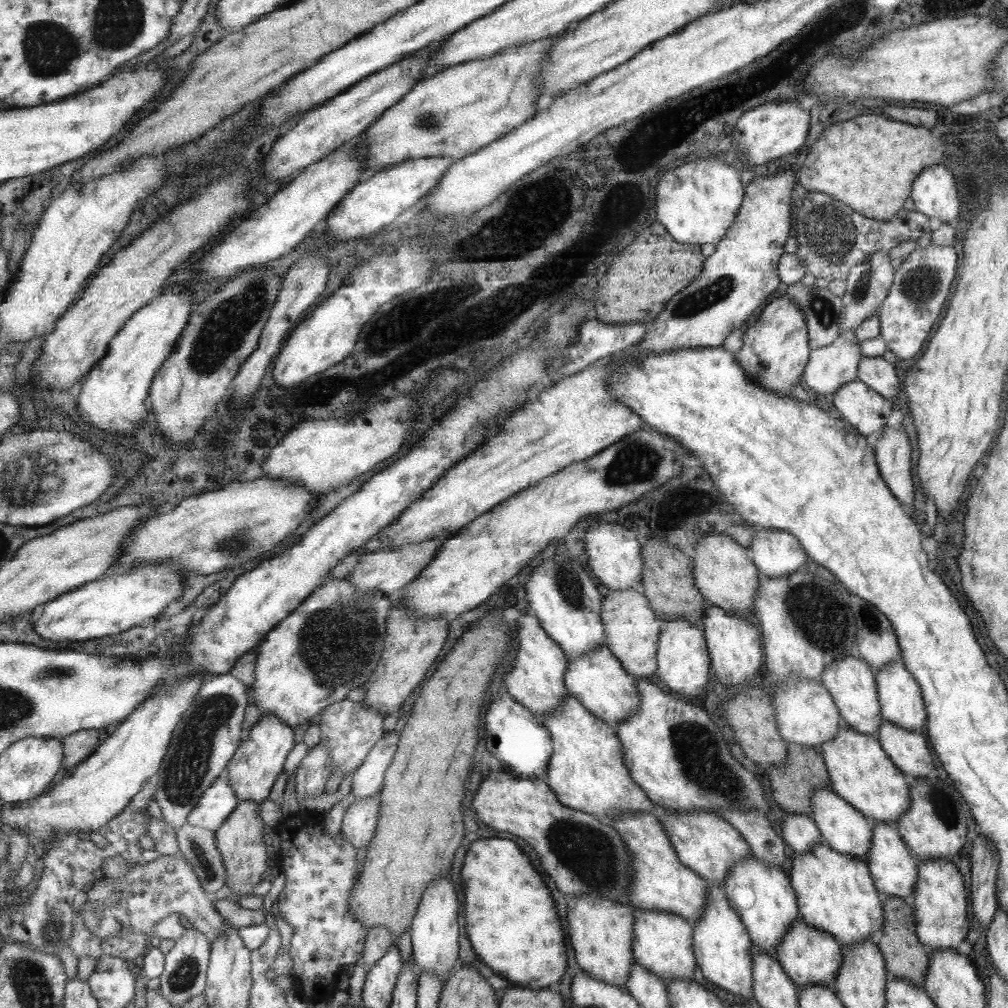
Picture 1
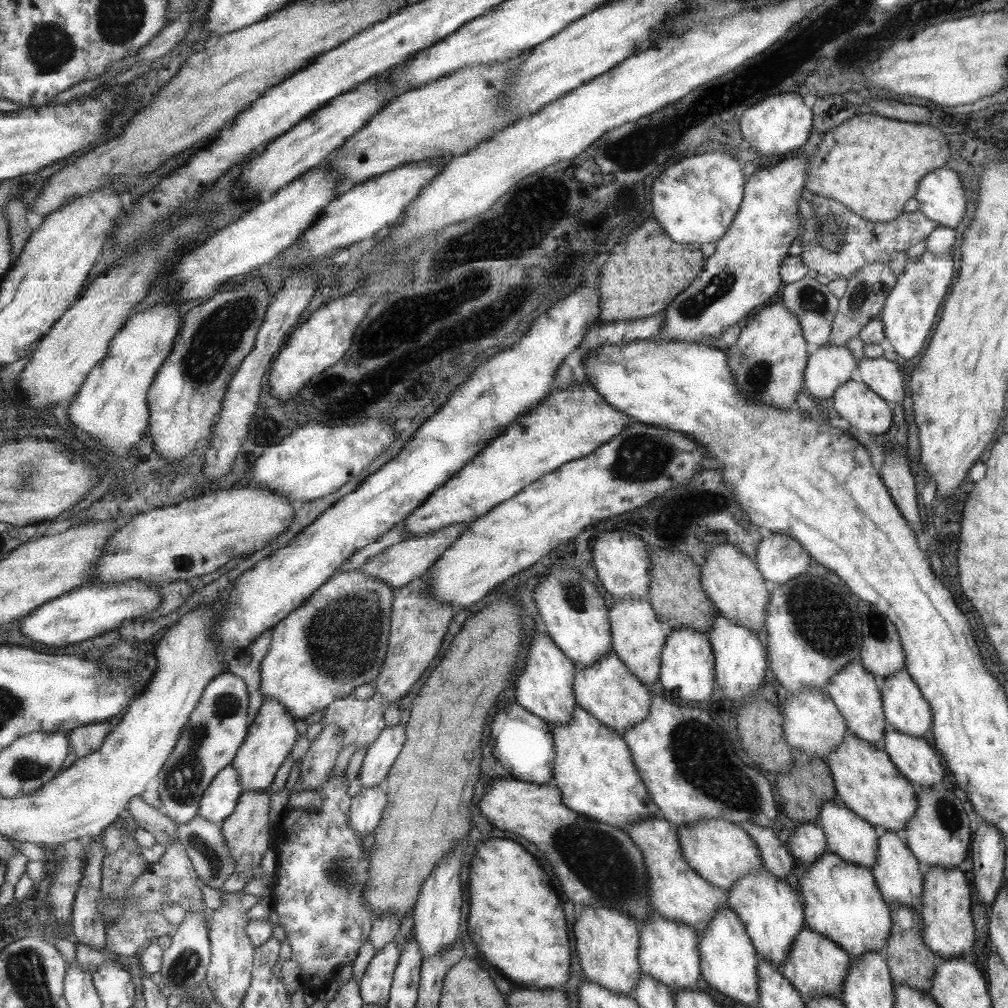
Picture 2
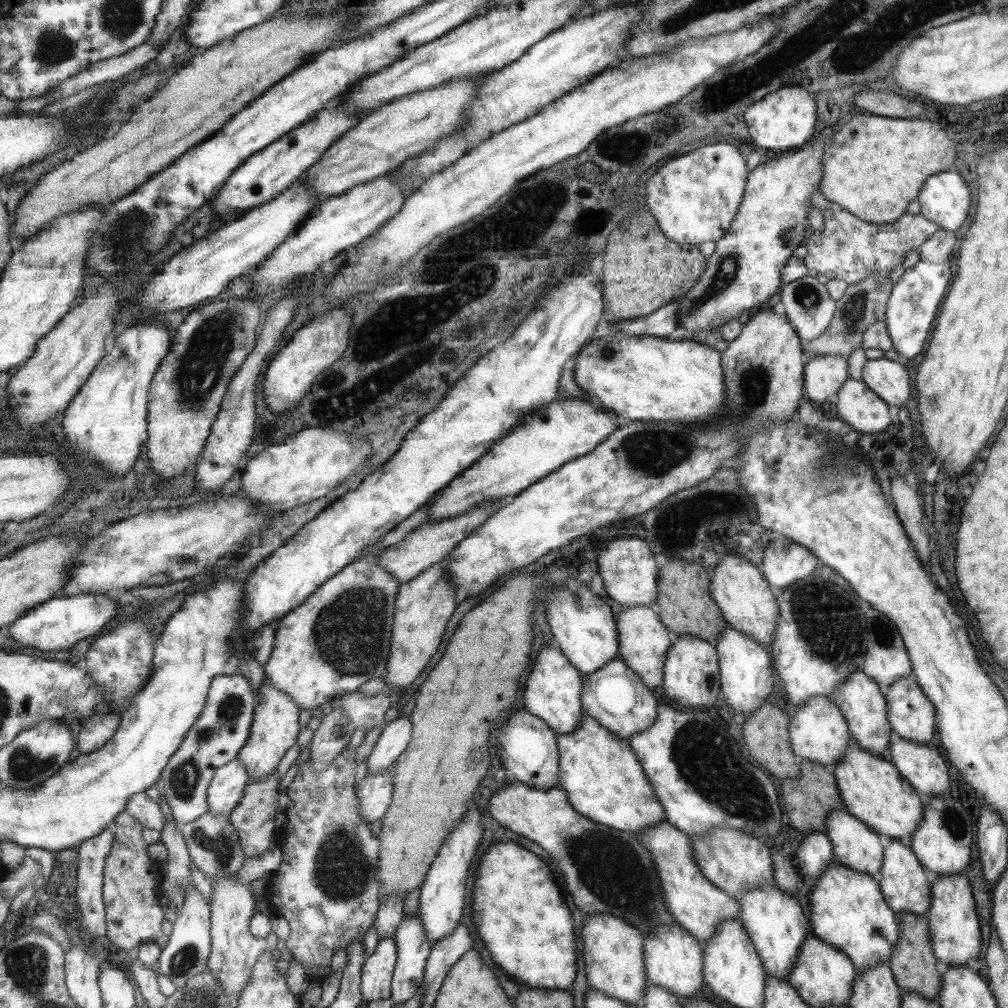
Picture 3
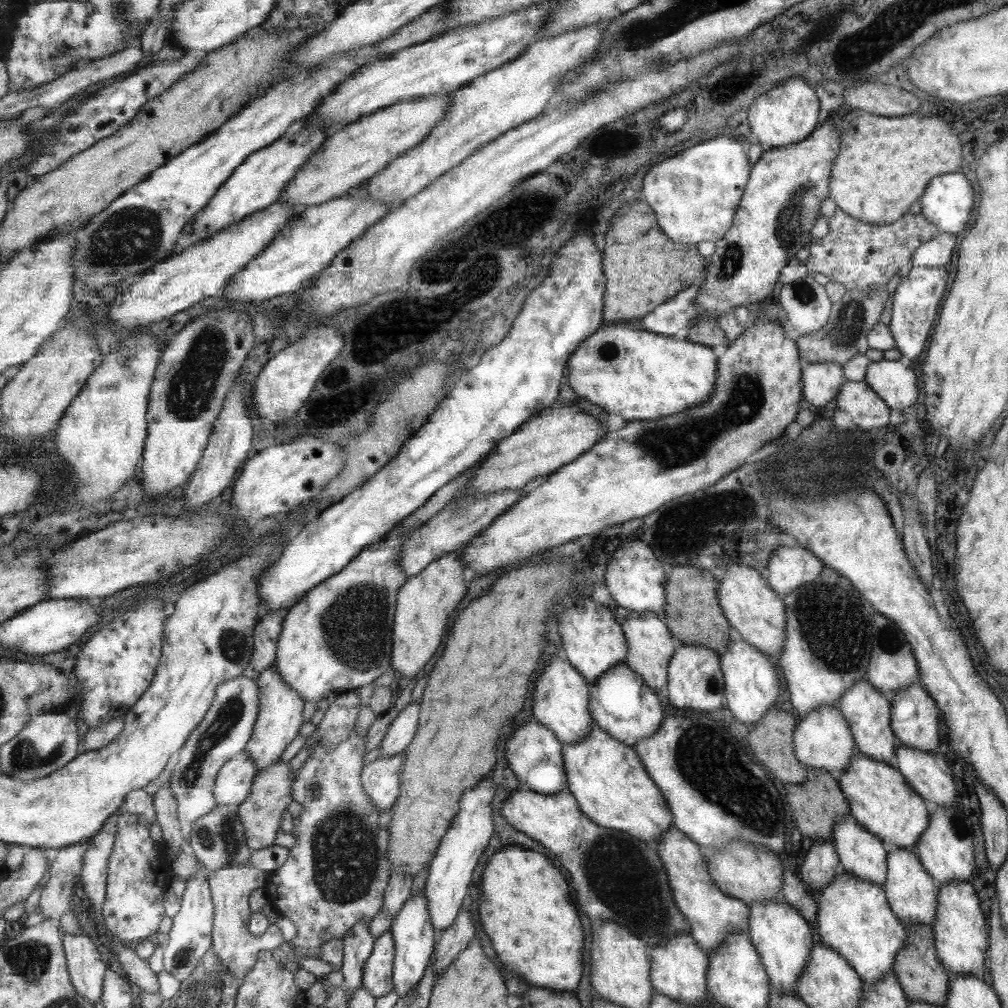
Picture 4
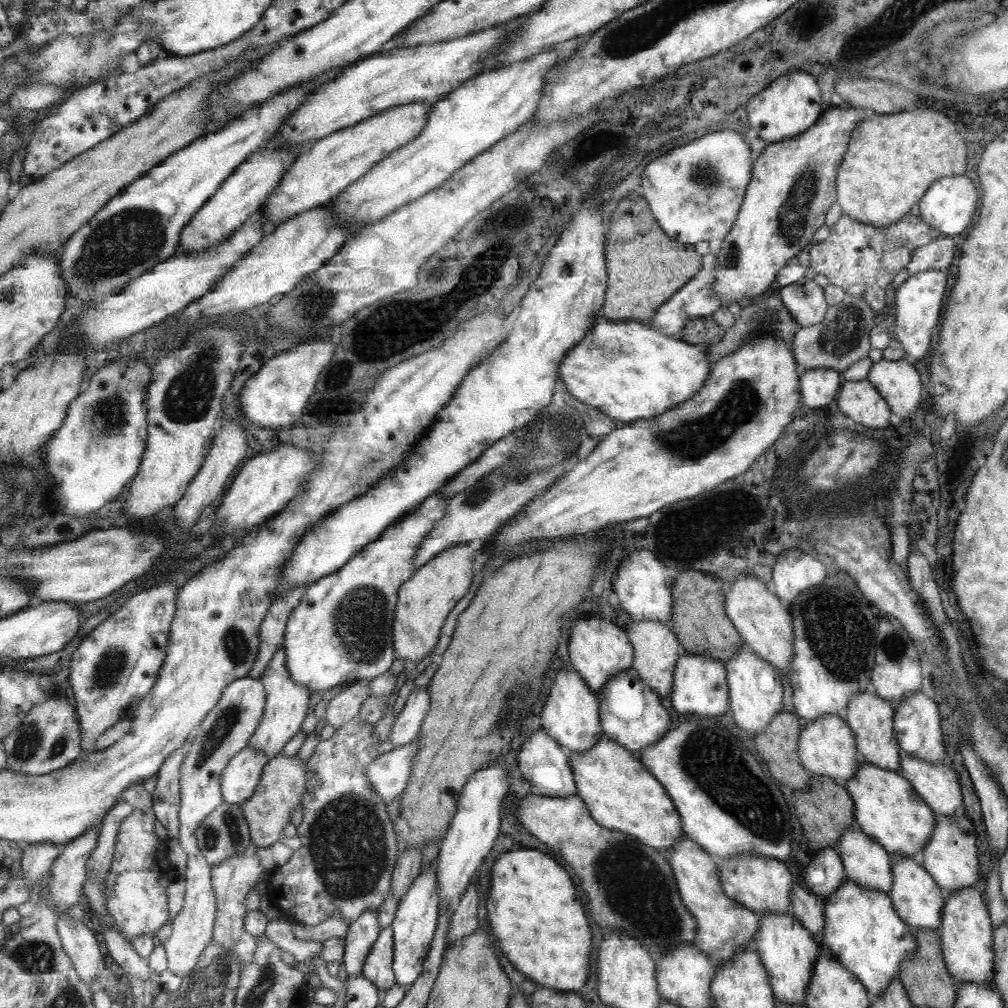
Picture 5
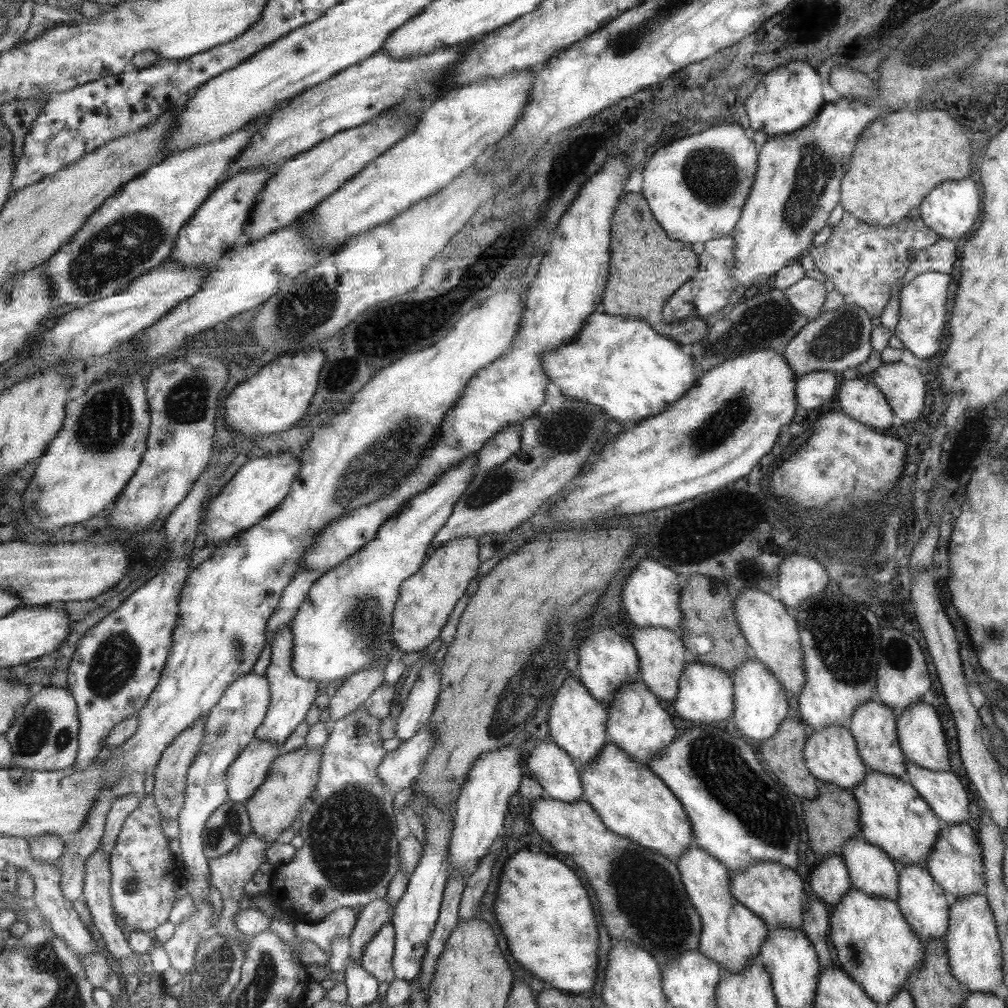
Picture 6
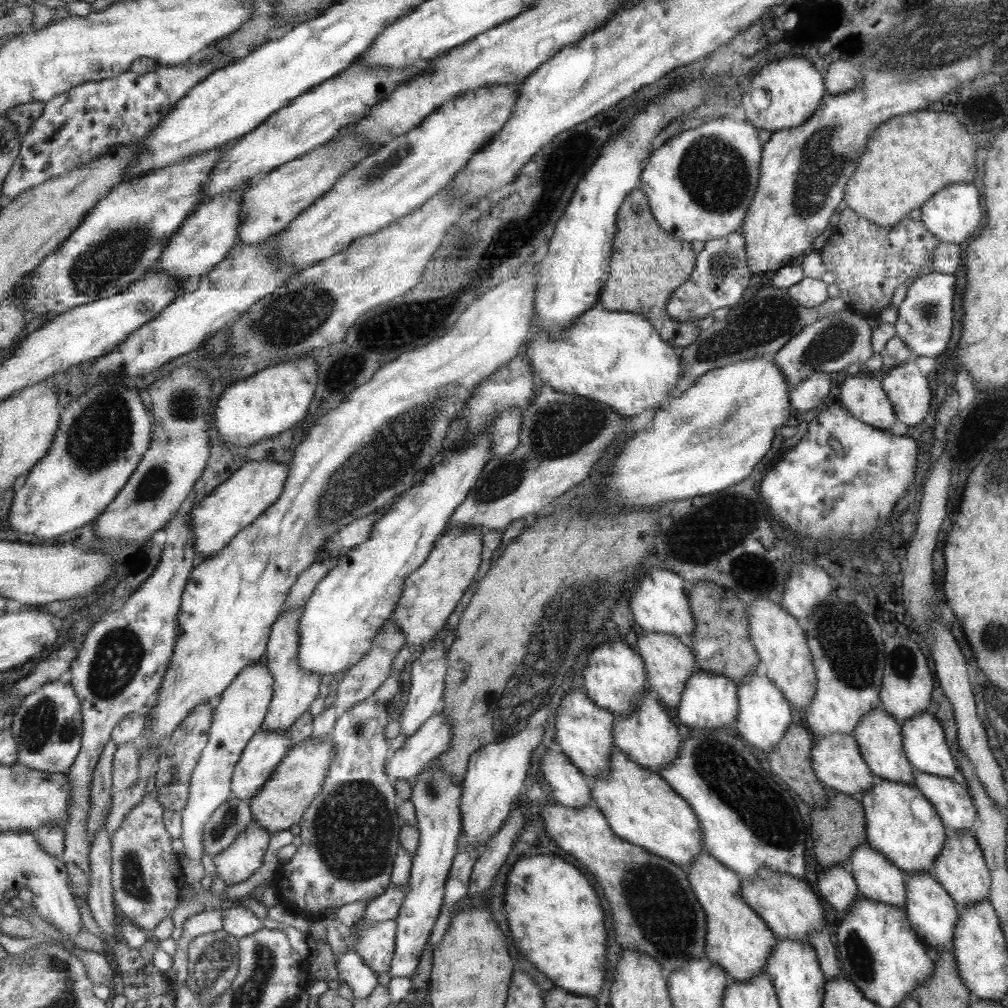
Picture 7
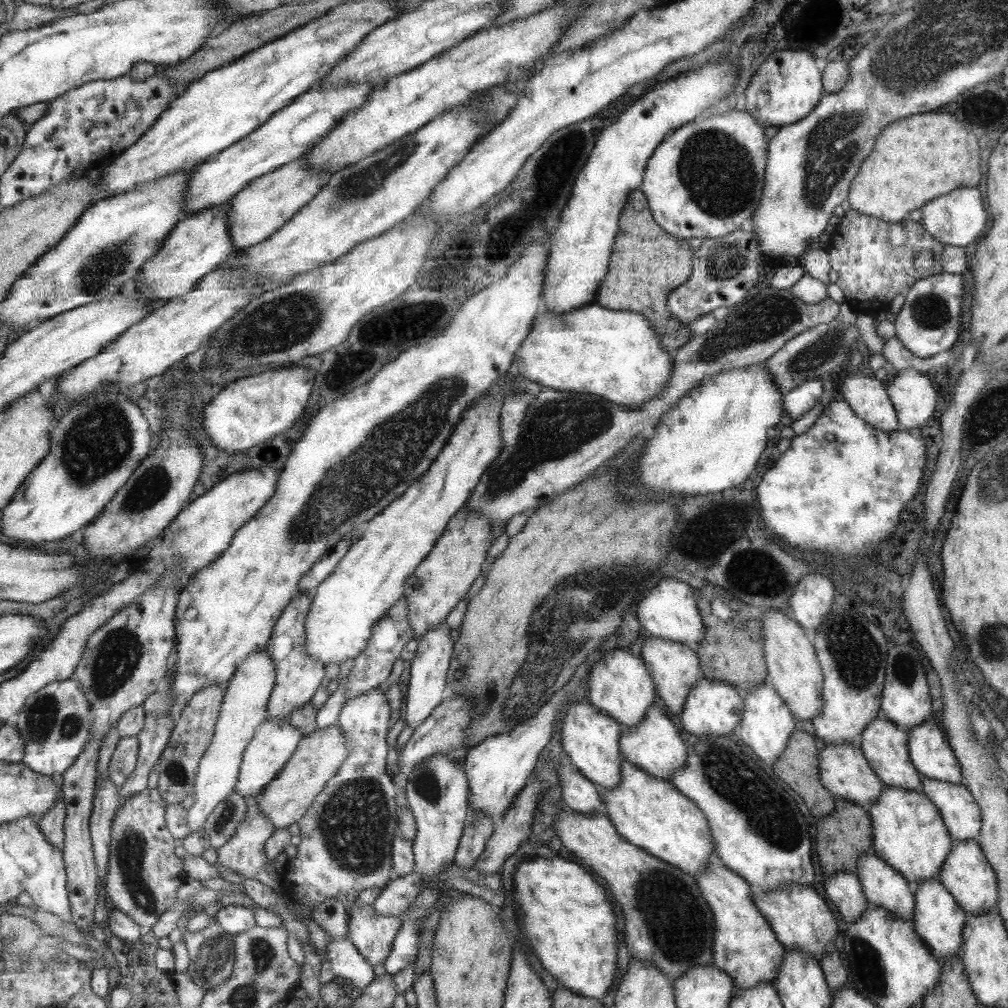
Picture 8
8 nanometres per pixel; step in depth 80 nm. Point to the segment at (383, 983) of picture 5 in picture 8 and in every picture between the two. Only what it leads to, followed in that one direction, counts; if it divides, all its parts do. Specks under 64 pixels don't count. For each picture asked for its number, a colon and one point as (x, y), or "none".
6: (378, 956)
7: (375, 941)
8: (372, 933)

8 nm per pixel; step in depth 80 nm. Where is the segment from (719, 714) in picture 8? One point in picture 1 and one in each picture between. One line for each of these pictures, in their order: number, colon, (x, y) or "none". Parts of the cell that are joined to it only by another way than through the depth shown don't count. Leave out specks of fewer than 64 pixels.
1: (682, 663)
2: (686, 671)
3: (690, 679)
4: (694, 680)
5: (698, 688)
6: (705, 695)
7: (709, 701)

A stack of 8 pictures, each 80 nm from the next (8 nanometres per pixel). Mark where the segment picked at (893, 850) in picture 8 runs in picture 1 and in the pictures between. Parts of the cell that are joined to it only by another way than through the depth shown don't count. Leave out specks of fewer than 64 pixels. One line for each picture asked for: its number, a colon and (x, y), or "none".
1: (860, 772)
2: (866, 781)
3: (872, 789)
4: (881, 801)
5: (888, 810)
6: (893, 816)
7: (901, 824)

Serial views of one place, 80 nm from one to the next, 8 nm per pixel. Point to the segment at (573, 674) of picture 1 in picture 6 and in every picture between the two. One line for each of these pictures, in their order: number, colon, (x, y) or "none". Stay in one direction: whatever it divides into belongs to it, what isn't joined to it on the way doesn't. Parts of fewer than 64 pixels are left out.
2: (609, 691)
3: (614, 696)
4: (621, 704)
5: (631, 715)
6: (638, 726)

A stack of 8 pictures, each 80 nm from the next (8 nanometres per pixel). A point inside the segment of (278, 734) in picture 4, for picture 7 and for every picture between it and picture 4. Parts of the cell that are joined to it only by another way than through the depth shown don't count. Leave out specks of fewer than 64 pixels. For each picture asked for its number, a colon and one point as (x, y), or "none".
5: (287, 709)
6: (293, 696)
7: (296, 689)

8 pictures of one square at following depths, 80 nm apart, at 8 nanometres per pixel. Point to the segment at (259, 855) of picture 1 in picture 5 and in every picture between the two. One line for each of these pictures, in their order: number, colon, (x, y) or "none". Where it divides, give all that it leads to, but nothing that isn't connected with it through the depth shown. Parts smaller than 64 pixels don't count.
2: (246, 831)
3: (254, 820)
4: (262, 813)
5: (284, 782)

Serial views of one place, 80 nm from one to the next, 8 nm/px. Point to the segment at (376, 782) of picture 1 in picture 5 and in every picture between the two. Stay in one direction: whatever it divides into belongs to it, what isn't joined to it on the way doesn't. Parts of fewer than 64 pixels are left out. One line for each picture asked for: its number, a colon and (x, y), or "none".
2: (383, 754)
3: (395, 739)
4: (402, 731)
5: (408, 725)

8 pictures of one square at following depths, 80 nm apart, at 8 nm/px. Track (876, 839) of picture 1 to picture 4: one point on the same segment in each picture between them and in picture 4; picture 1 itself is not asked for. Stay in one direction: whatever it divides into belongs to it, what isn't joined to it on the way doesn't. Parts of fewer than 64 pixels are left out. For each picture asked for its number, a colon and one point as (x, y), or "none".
2: (899, 876)
3: (906, 885)
4: (912, 893)

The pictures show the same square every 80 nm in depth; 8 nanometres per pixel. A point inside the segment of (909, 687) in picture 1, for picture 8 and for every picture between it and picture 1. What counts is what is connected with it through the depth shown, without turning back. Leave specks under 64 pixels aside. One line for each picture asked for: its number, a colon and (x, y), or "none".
2: (904, 709)
3: (911, 714)
4: (914, 717)
5: (916, 721)
6: (921, 737)
7: (924, 746)
8: (929, 754)

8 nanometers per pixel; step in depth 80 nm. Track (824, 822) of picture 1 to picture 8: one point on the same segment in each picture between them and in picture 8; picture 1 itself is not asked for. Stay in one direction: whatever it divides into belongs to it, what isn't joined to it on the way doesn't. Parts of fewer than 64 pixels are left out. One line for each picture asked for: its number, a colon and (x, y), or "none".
2: (848, 836)
3: (853, 844)
4: (860, 854)
5: (864, 861)
6: (870, 870)
7: (878, 879)
8: (883, 887)

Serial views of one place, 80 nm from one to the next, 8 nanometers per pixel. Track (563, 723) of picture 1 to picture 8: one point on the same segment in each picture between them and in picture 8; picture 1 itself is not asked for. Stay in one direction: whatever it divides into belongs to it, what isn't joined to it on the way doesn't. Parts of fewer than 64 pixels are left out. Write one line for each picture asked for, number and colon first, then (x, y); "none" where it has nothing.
2: (594, 768)
3: (605, 782)
4: (614, 790)
5: (623, 796)
6: (633, 802)
7: (642, 808)
8: (649, 812)

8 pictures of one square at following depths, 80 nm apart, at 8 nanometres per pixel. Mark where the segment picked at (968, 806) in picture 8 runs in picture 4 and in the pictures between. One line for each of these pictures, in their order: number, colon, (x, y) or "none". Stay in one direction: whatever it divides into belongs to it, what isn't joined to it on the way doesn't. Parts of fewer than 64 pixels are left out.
4: (927, 774)
5: (936, 785)
6: (944, 794)
7: (951, 801)

